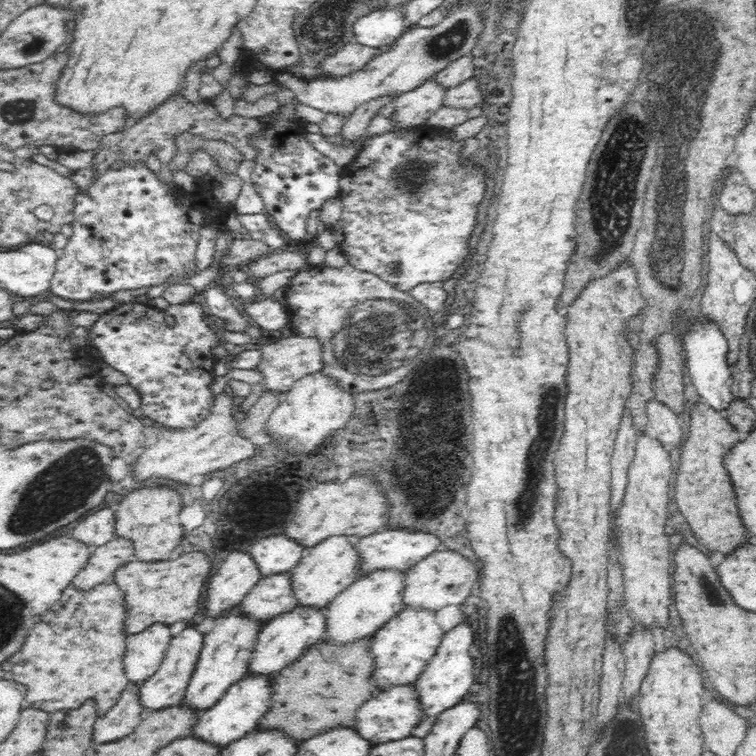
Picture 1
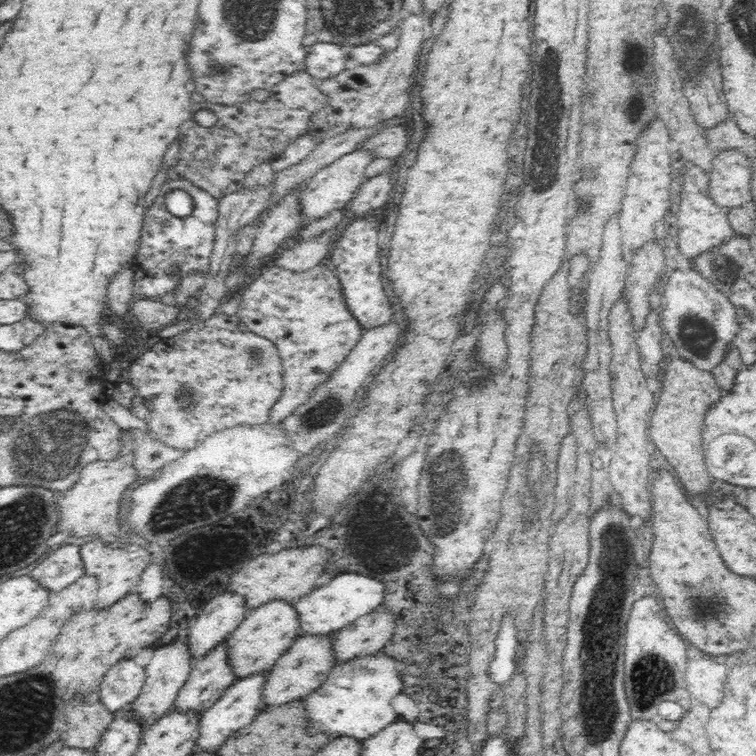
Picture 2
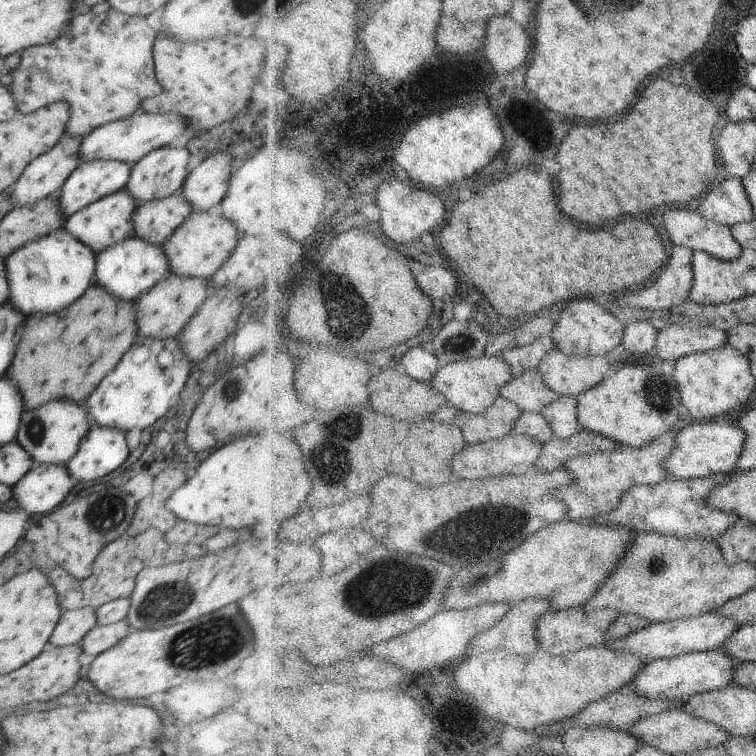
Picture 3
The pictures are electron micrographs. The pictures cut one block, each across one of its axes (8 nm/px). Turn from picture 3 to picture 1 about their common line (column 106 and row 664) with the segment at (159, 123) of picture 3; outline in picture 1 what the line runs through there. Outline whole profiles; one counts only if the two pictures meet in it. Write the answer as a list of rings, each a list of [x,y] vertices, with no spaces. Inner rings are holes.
[[[168,624],[152,626],[125,638],[124,672],[130,683],[142,684],[159,670],[172,635]]]

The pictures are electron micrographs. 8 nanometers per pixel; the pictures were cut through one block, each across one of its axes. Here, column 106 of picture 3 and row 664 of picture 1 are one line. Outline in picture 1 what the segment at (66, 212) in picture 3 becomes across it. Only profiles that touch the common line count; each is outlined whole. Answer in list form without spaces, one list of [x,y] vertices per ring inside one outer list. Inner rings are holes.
[[[189,624],[177,636],[172,637],[170,646],[166,649],[159,670],[140,685],[140,705],[145,712],[154,712],[182,705],[188,684],[196,670],[196,663],[203,647],[204,634],[196,630],[195,625]]]

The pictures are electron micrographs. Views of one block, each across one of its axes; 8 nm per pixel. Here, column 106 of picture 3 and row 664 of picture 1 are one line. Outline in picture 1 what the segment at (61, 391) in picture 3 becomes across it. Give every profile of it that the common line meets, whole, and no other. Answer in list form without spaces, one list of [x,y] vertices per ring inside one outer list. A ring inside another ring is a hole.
[[[371,638],[356,640],[350,646],[334,646],[322,639],[310,646],[300,662],[286,666],[286,670],[274,678],[270,708],[260,720],[258,730],[282,730],[290,738],[308,740],[330,728],[354,728],[352,718],[356,718],[356,710],[380,691],[370,682],[374,676]]]

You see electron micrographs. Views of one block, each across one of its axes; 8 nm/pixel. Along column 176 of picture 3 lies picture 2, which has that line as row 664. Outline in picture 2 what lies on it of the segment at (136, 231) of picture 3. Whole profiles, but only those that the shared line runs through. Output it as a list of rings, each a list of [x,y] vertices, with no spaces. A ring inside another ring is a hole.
[[[227,641],[193,662],[192,671],[176,698],[178,711],[204,712],[238,679],[228,662]]]

